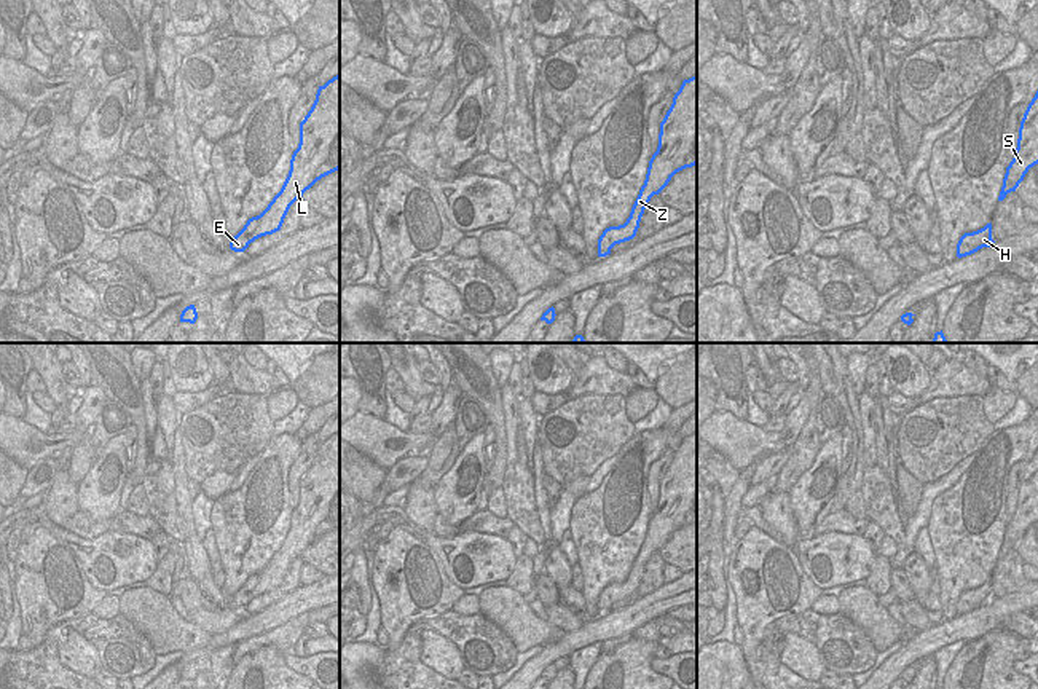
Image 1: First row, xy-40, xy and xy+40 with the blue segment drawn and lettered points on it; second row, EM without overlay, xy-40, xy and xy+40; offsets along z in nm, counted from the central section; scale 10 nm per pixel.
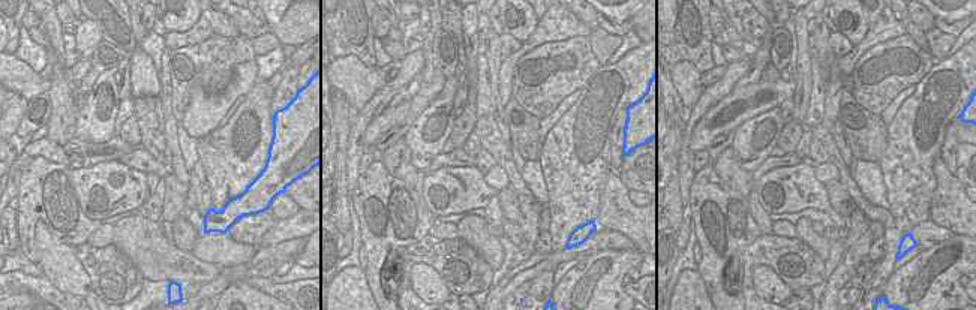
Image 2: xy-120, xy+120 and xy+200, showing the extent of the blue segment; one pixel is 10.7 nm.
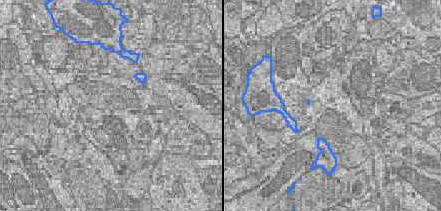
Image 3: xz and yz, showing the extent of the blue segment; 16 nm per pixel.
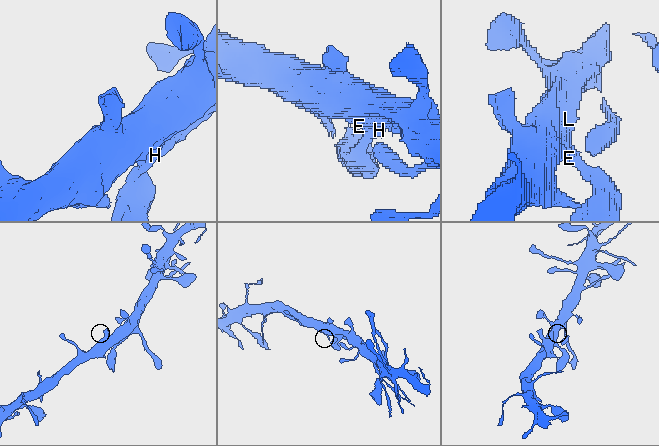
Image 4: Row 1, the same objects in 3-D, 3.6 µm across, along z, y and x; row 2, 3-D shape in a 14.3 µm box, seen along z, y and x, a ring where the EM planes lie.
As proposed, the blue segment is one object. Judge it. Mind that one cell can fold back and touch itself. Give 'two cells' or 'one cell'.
one cell

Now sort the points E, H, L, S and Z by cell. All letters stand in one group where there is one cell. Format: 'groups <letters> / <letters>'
groups E H L S Z

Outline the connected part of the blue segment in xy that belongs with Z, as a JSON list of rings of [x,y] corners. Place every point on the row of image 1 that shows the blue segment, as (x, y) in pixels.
[[[697,75],[684,80],[660,123],[659,147],[652,155],[644,185],[623,225],[609,226],[598,239],[598,257],[606,257],[615,244],[636,236],[651,198],[659,195],[671,177],[697,164]]]

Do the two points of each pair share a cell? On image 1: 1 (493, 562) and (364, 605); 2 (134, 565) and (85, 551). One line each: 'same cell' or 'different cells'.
1: different cells
2: same cell

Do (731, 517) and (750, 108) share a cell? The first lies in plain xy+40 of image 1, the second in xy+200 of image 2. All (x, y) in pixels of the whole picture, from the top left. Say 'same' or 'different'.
different

